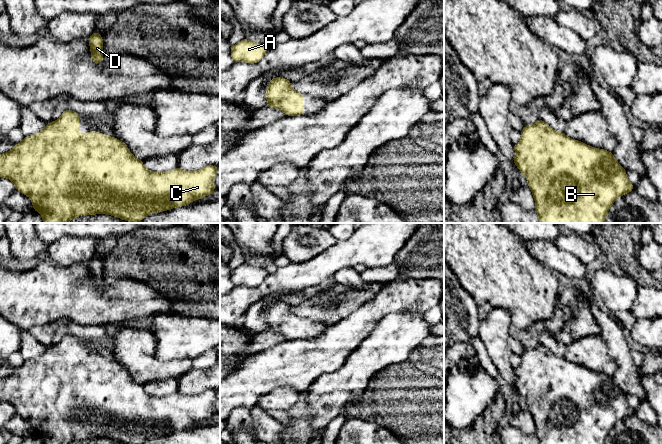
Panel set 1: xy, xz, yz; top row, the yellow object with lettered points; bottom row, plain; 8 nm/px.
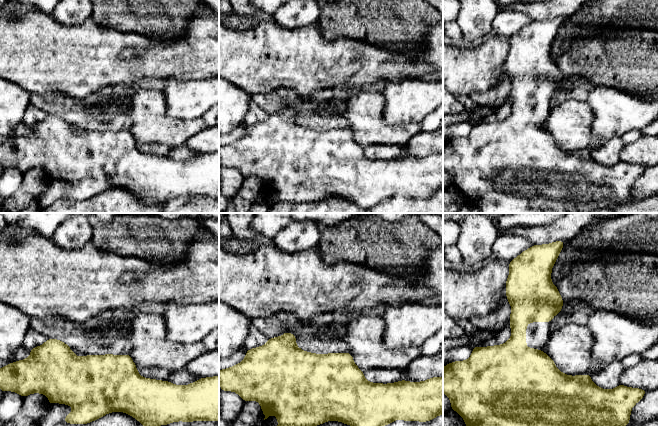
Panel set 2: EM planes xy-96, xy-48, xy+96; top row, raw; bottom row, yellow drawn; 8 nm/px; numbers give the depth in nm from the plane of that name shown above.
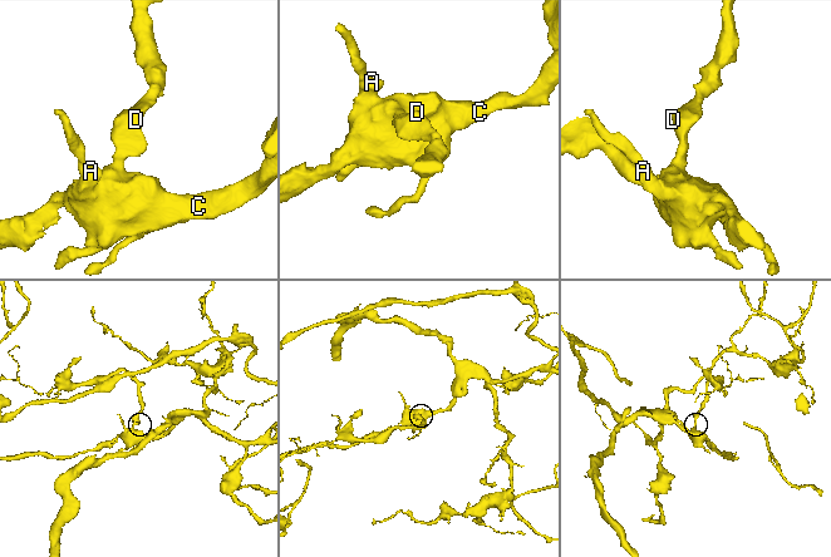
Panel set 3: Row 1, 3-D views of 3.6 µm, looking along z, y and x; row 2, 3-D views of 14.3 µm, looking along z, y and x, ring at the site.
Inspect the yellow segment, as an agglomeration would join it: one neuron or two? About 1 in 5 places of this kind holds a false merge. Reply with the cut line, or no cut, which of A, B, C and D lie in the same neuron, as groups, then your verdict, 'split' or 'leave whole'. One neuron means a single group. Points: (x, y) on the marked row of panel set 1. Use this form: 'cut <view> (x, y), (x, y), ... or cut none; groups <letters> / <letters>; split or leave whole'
cut none; groups A B C D; leave whole

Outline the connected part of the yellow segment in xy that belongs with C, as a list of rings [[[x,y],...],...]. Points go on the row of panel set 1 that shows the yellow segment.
[[[66,109],[57,121],[47,123],[46,127],[38,134],[24,137],[24,139],[16,144],[12,150],[0,155],[0,177],[10,179],[15,184],[16,190],[30,197],[34,211],[37,211],[42,215],[43,223],[68,223],[74,217],[92,214],[109,214],[131,223],[139,223],[150,213],[162,212],[178,206],[186,206],[193,200],[198,200],[204,196],[212,194],[215,191],[213,181],[218,167],[219,166],[208,165],[197,171],[184,171],[177,167],[163,173],[148,171],[144,167],[143,161],[136,159],[128,150],[127,145],[124,142],[119,141],[117,138],[109,137],[94,131],[87,132],[80,136],[79,114]]]

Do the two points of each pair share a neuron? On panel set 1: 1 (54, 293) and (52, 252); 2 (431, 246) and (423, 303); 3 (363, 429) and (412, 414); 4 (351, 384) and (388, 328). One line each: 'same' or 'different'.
1: different
2: different
3: different
4: same

